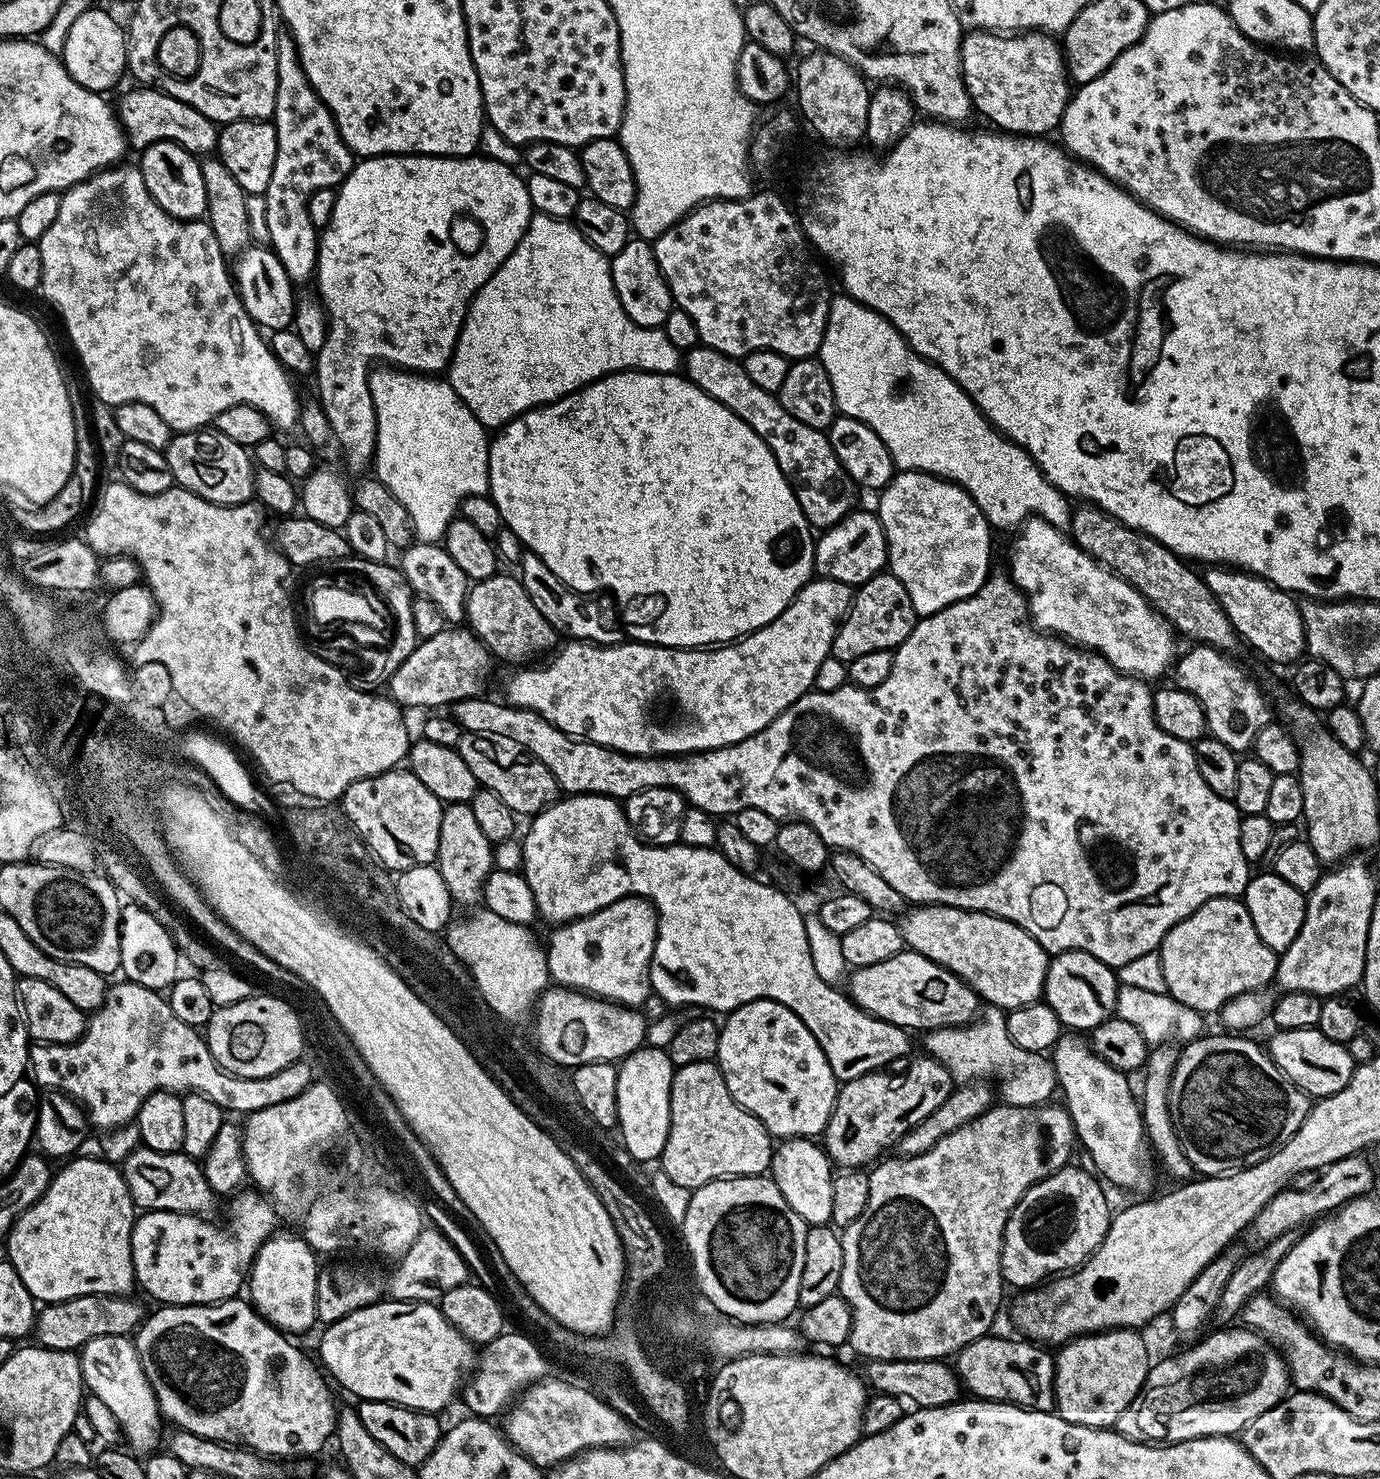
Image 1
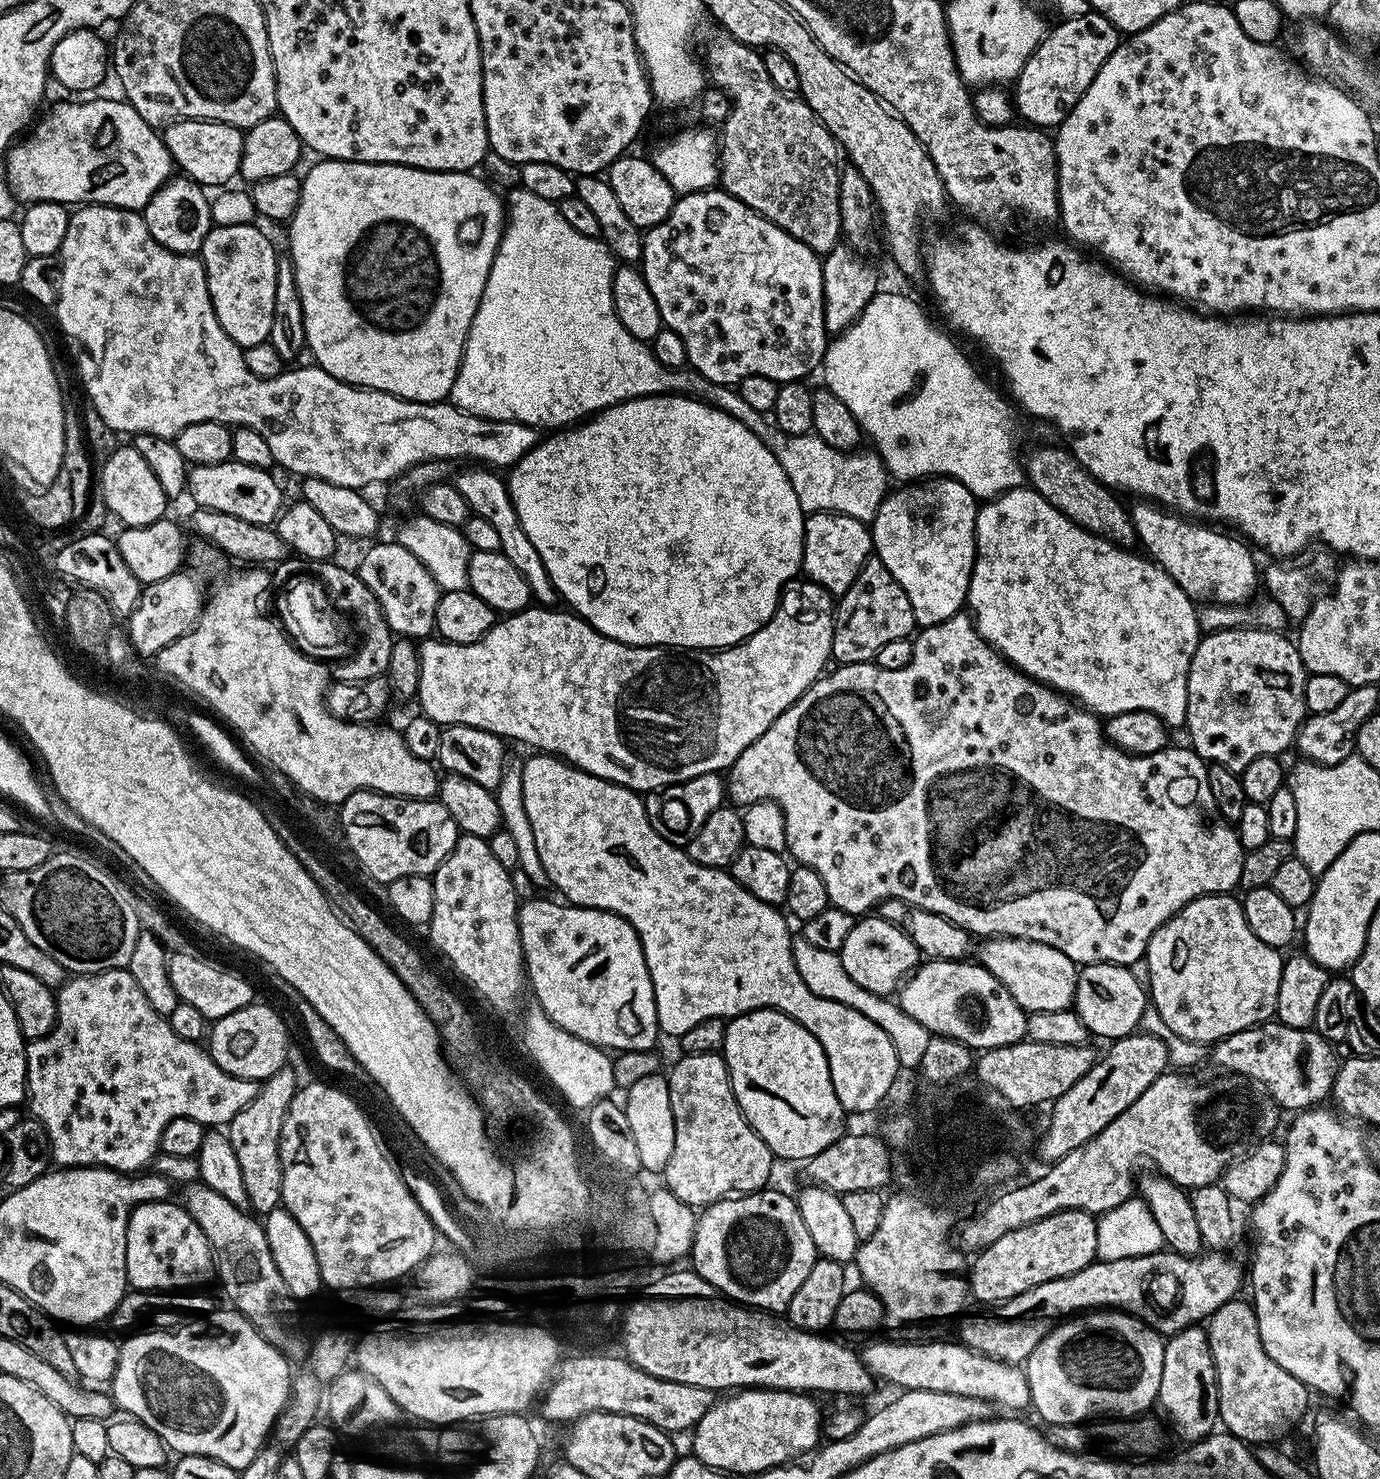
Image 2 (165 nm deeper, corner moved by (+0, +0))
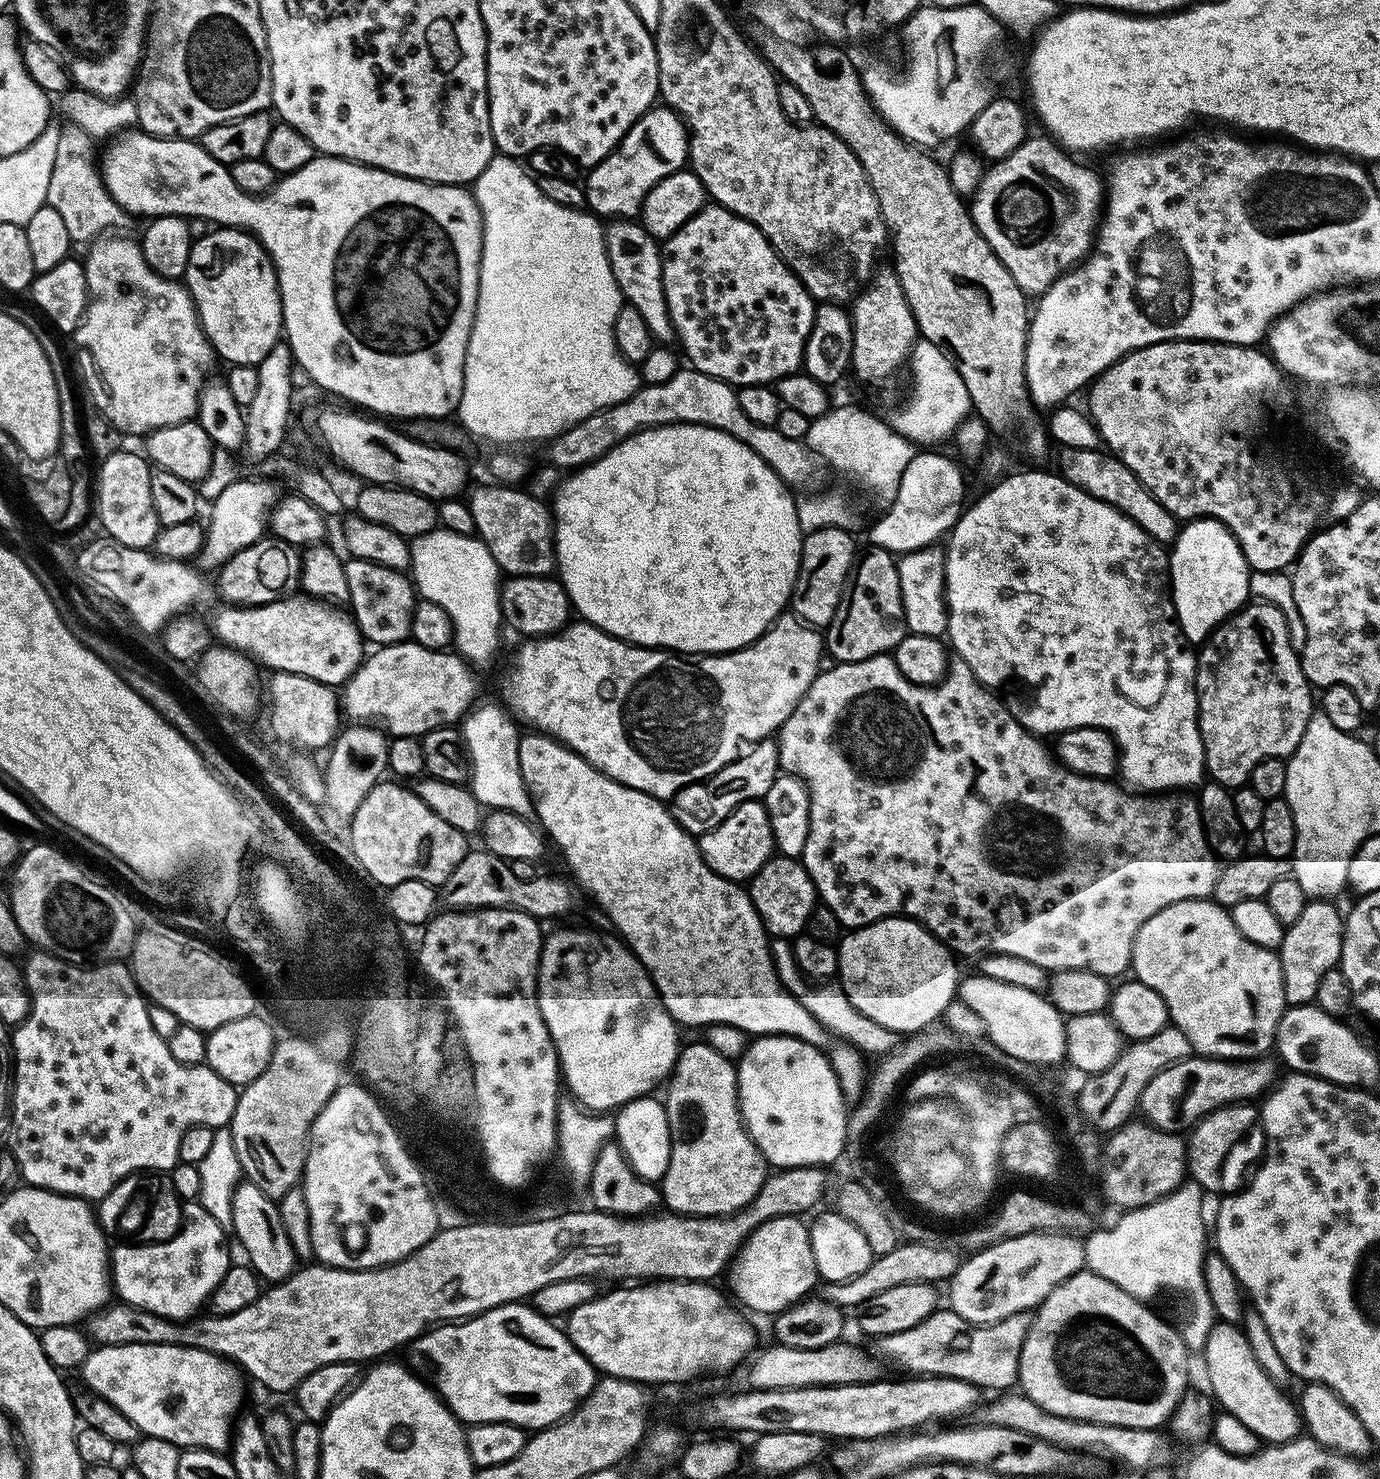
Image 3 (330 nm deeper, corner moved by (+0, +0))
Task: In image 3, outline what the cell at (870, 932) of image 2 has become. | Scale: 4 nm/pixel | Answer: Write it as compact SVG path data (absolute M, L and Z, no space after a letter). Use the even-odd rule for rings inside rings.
M899 914L887 916L864 928L849 931L847 935L838 944L838 983L846 998L850 998L853 1006L866 1014L870 1022L897 1034L921 1032L935 1025L943 1017L946 1006L957 999L958 985L962 980L962 972L956 969L957 957L943 940L932 935L919 920Z

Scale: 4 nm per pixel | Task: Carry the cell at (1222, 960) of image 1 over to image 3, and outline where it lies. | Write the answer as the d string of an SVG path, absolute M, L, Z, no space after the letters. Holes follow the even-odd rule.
M1190 899L1174 902L1154 914L1153 917L1148 918L1146 922L1143 922L1134 938L1130 968L1135 979L1141 980L1143 984L1150 986L1154 990L1158 990L1162 1002L1166 1002L1169 1021L1178 1030L1182 1030L1183 1034L1186 1034L1186 1038L1192 1043L1192 1050L1195 1055L1222 1060L1250 1061L1263 1057L1267 1053L1264 1051L1273 1047L1276 1027L1279 1026L1280 1017L1284 1015L1286 1007L1279 955L1271 948L1254 946L1254 942L1242 938L1242 934L1238 934L1238 926L1234 926L1231 911L1227 907L1217 904L1214 899Z

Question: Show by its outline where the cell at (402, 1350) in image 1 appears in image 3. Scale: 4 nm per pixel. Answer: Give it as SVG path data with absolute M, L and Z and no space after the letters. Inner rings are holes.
M527 1303L503 1304L497 1308L486 1310L478 1316L470 1316L467 1320L444 1322L439 1326L433 1327L431 1330L425 1330L421 1336L416 1337L412 1341L410 1347L407 1349L407 1352L409 1352L406 1360L421 1377L426 1378L427 1383L436 1389L436 1393L447 1404L452 1413L456 1415L457 1420L463 1422L465 1425L515 1424L517 1428L525 1430L549 1428L552 1424L557 1424L559 1420L564 1419L564 1417L572 1413L577 1404L582 1403L590 1394L590 1390L596 1385L598 1379L597 1369L593 1368L592 1363L571 1344L567 1338L565 1329L563 1327L555 1328L552 1324L555 1323L549 1317L540 1315L535 1307L529 1306Z

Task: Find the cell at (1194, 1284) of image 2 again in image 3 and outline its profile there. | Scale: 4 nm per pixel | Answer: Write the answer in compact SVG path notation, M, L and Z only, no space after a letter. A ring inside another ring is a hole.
M937 1310L918 1322L918 1326L910 1326L910 1330L875 1337L875 1355L885 1356L894 1367L901 1368L901 1373L913 1377L945 1376L975 1384L981 1390L1008 1390L1017 1383L1022 1342L1031 1324L1032 1316L1026 1312L997 1324L967 1324L957 1312Z

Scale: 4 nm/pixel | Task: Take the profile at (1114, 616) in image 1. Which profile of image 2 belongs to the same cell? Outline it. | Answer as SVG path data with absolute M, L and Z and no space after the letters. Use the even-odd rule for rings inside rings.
M1021 486L1003 492L985 503L976 514L976 557L972 567L972 577L968 587L966 601L967 611L976 622L976 628L981 638L995 648L1013 668L1020 669L1025 676L1032 677L1057 692L1079 702L1093 714L1115 714L1117 712L1164 712L1183 713L1188 704L1188 671L1190 662L1196 653L1196 647L1200 644L1202 633L1200 631L1200 618L1197 605L1183 592L1166 574L1155 560L1148 559L1147 555L1139 551L1129 550L1119 544L1113 544L1111 540L1095 536L1093 532L1087 532L1082 526L1078 526L1066 514L1062 514L1042 494L1038 494L1031 486Z

